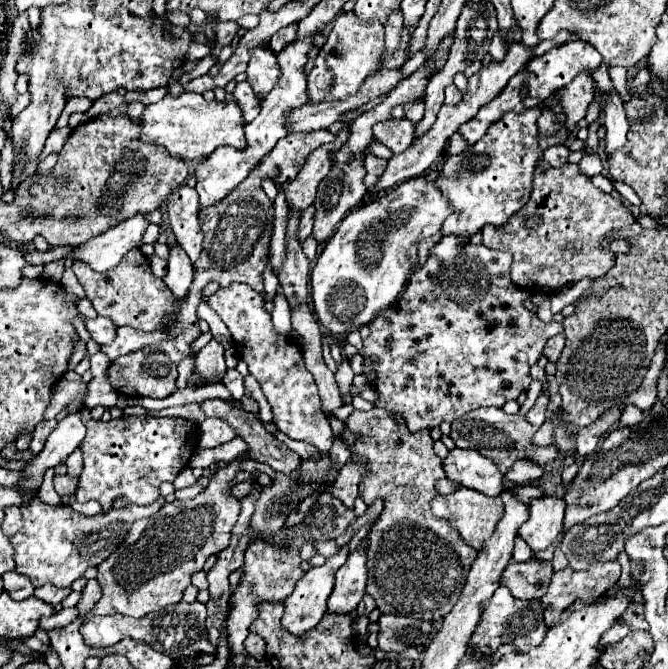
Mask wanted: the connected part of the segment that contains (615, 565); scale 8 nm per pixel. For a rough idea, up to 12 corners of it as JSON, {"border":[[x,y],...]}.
{"border":[[619,562],[559,570],[541,598],[545,624],[577,598],[595,600],[621,576]]}

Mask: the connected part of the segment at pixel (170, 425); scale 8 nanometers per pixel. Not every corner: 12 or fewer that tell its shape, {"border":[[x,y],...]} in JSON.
{"border":[[81,412],[77,502],[147,506],[187,466],[185,418]]}

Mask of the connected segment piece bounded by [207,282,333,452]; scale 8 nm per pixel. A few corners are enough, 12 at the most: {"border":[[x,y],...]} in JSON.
{"border":[[247,284],[207,302],[261,384],[275,426],[327,452],[331,426],[291,338]]}

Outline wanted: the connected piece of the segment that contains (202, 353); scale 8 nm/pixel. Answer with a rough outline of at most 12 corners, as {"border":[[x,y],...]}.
{"border":[[211,340],[195,356],[195,374],[211,384],[227,370],[223,346]]}

